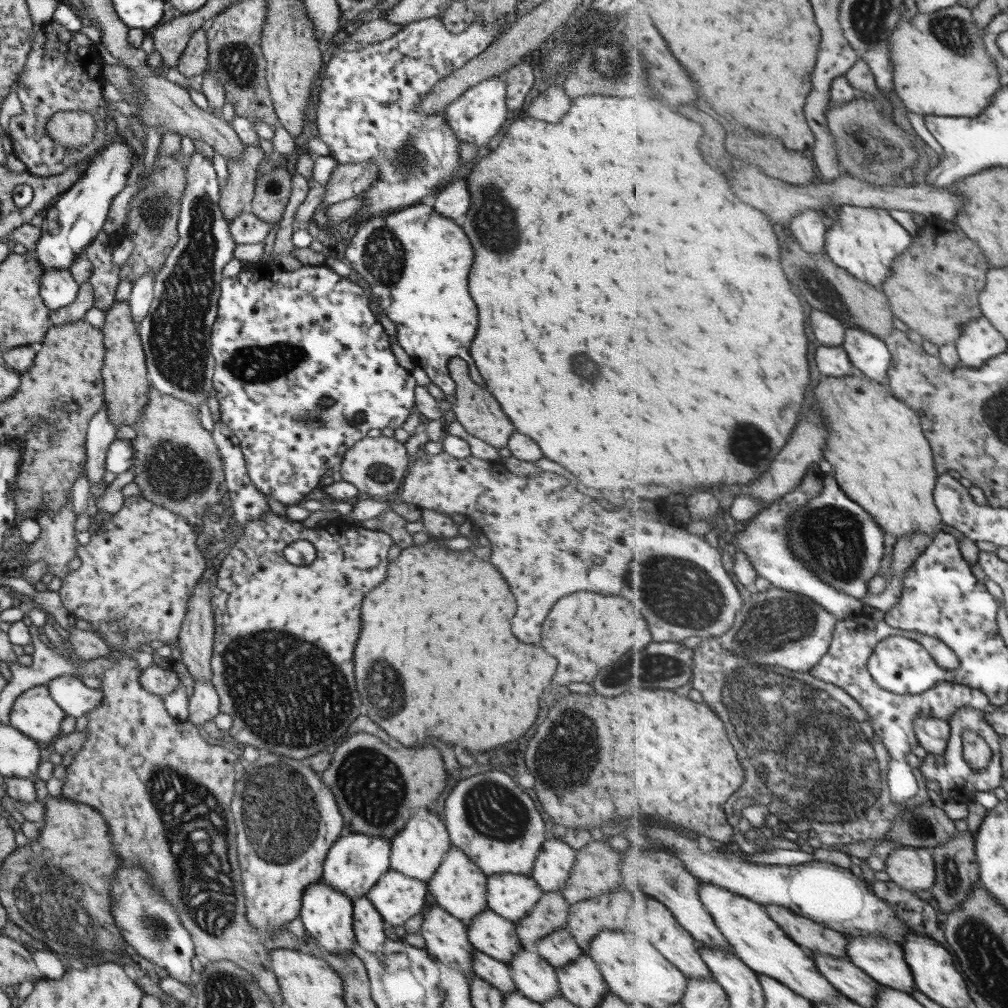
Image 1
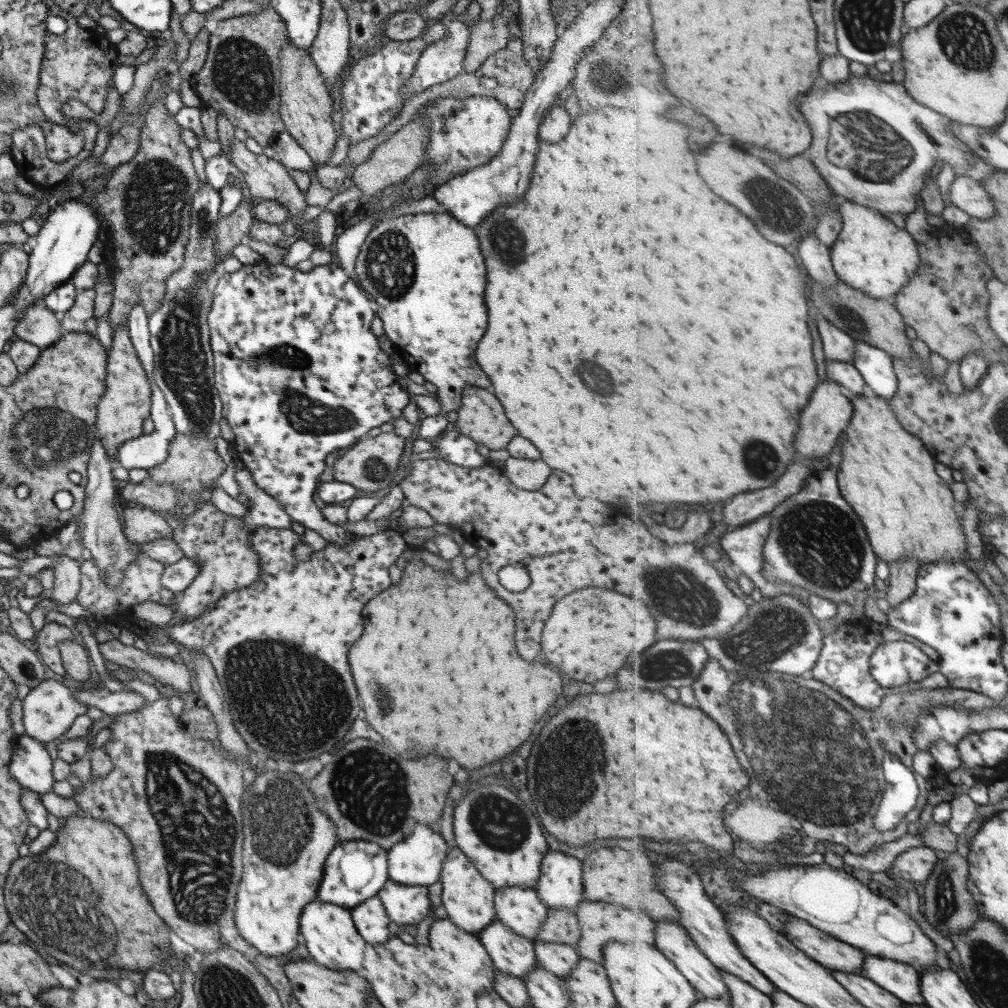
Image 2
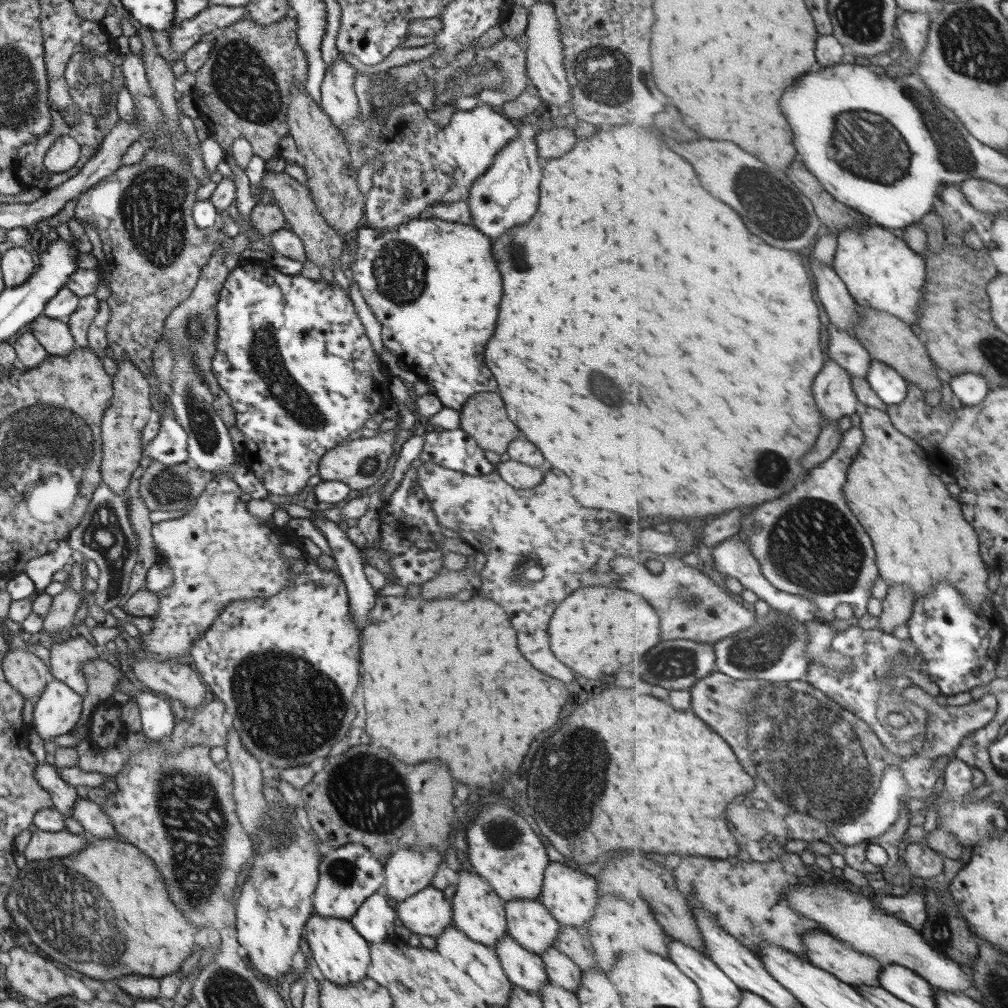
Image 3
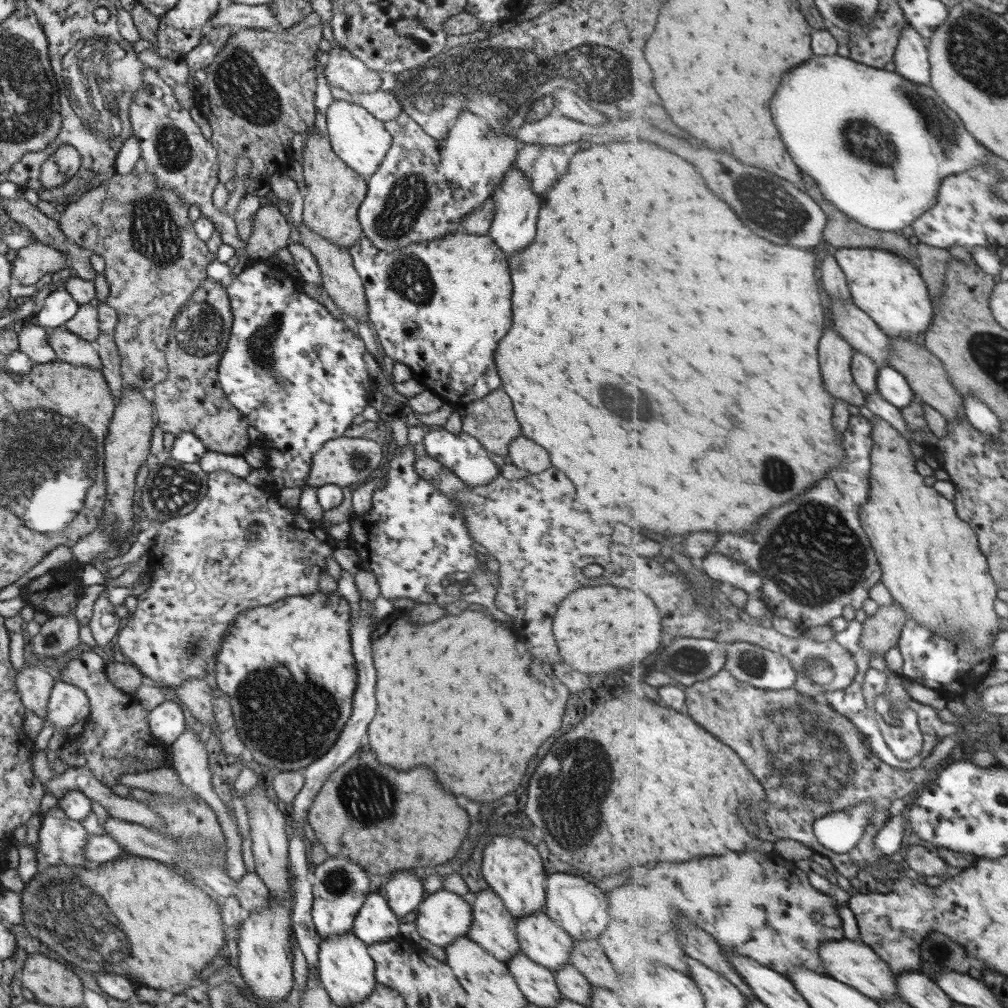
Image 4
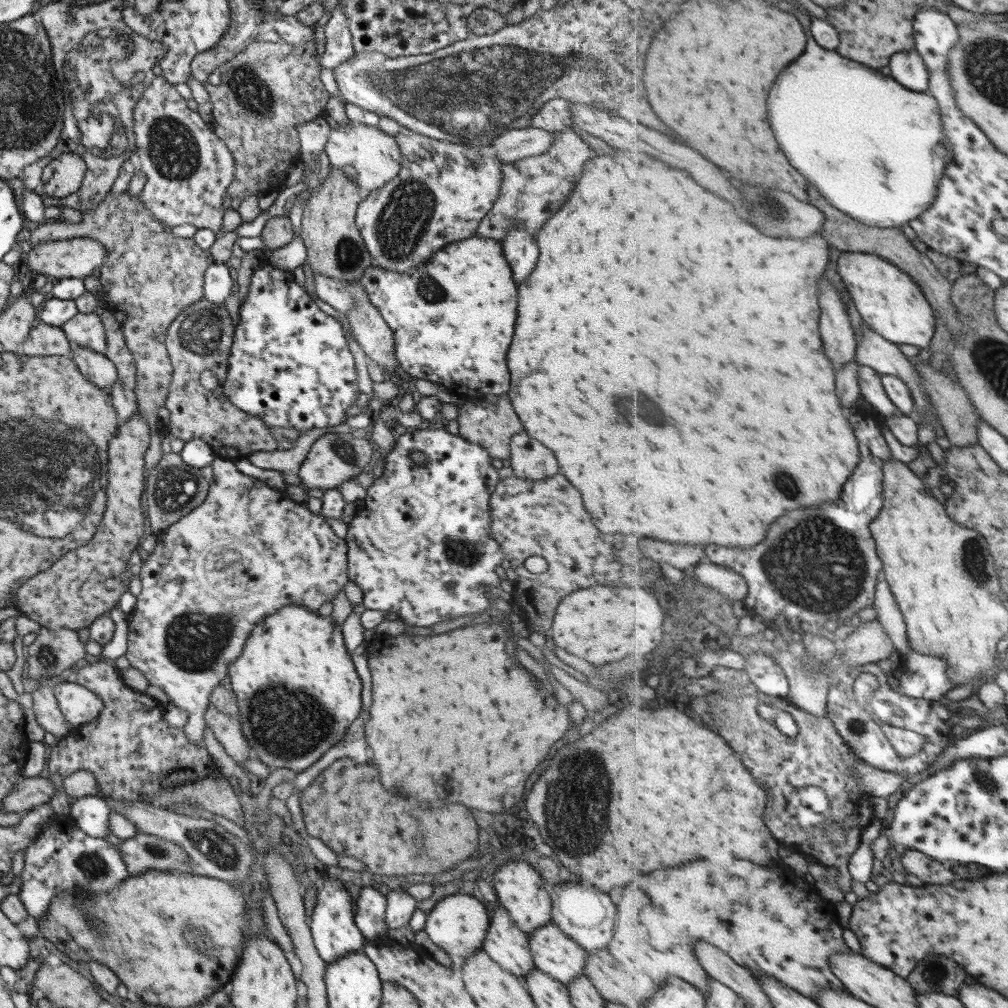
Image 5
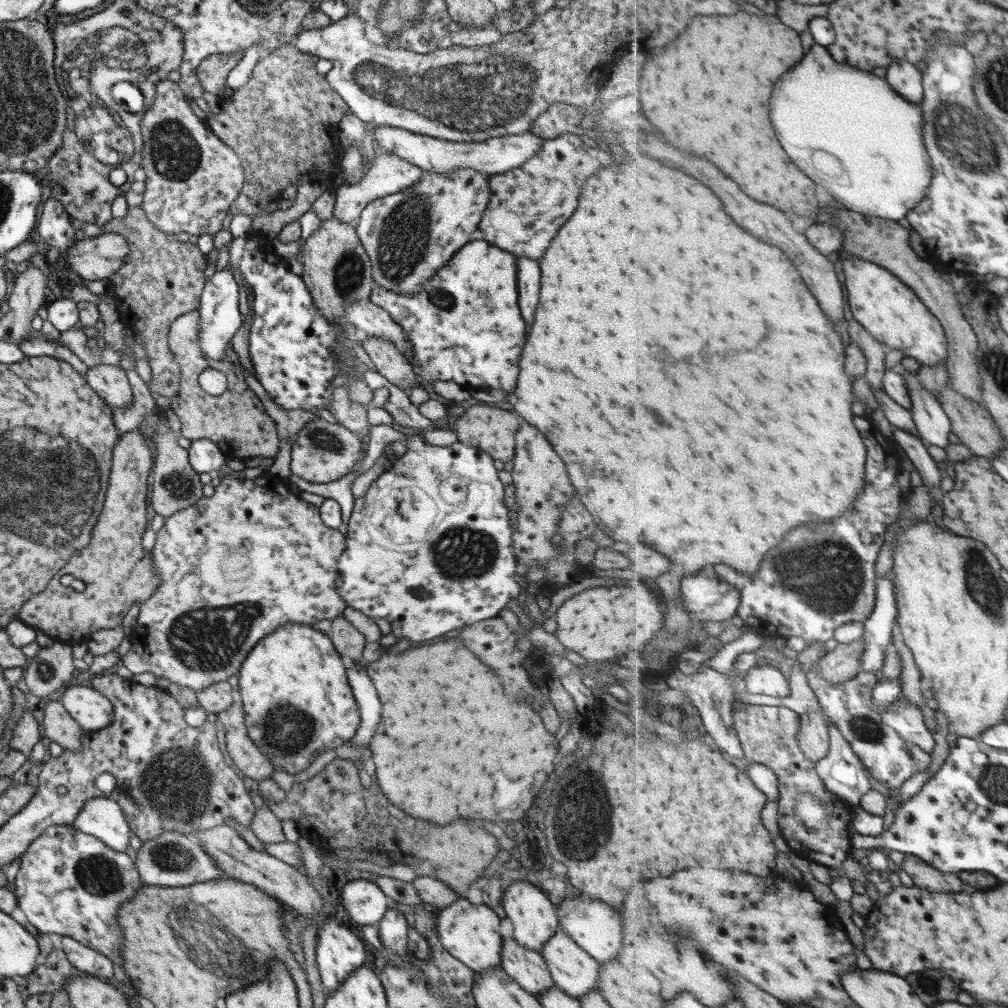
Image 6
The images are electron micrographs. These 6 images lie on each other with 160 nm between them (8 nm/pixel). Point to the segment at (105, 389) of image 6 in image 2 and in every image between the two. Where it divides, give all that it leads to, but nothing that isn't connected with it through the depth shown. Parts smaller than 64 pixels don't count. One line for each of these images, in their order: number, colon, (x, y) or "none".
2: (37, 325)
3: (53, 335)
4: (68, 347)
5: (96, 368)

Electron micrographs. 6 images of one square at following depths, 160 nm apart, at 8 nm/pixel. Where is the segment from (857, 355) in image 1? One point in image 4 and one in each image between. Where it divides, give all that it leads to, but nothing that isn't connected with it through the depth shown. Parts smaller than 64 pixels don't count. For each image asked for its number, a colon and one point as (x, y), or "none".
2: (877, 366)
3: (892, 387)
4: (892, 384)

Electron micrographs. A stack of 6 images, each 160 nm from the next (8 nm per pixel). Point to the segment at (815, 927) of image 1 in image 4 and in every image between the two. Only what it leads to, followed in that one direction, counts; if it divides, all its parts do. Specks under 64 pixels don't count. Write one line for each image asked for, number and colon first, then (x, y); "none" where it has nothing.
2: (835, 954)
3: (825, 950)
4: (857, 964)

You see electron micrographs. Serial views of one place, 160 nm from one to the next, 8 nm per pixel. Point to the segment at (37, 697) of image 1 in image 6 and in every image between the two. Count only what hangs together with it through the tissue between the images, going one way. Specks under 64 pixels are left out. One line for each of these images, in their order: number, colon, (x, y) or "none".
2: (48, 710)
3: (57, 710)
4: (66, 705)
5: (79, 706)
6: (88, 708)

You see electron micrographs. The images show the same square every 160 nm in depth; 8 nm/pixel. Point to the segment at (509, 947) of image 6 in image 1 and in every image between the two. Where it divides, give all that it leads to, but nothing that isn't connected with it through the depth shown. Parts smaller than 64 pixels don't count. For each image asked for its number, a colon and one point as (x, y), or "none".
1: (458, 886)
2: (466, 896)
3: (476, 910)
4: (492, 927)
5: (504, 943)

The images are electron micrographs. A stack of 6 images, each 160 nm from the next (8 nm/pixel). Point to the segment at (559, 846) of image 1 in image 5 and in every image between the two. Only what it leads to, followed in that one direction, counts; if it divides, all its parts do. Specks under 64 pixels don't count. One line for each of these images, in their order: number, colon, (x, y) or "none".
2: (559, 885)
3: (569, 896)
4: (580, 909)
5: (585, 915)

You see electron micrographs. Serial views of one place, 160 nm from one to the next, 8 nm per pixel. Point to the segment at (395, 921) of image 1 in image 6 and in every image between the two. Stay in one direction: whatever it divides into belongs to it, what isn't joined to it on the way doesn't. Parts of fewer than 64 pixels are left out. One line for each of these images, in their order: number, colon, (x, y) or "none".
2: (403, 904)
3: (427, 912)
4: (442, 916)
5: (457, 923)
6: (468, 932)

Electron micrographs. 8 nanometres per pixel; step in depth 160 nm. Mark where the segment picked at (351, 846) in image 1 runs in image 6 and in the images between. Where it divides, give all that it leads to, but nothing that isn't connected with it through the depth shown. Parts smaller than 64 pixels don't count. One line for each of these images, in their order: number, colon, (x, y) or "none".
2: (354, 870)
3: (347, 875)
4: (339, 886)
5: (334, 934)
6: (338, 952)

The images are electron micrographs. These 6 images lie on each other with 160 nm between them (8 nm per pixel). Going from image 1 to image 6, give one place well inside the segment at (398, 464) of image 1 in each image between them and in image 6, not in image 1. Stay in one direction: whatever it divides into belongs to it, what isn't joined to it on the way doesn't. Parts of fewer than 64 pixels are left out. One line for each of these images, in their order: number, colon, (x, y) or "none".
2: (369, 465)
3: (359, 463)
4: (342, 461)
5: (332, 458)
6: (321, 451)

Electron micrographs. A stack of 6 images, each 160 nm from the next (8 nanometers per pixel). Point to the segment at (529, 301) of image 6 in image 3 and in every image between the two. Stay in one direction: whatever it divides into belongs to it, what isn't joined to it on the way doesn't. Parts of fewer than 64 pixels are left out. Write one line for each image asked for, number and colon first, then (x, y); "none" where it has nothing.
3: (506, 194)
4: (515, 205)
5: (519, 250)

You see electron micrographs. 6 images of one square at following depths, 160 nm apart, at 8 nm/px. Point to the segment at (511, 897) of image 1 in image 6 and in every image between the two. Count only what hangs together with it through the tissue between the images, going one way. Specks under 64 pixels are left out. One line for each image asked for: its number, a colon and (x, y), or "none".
2: (519, 909)
3: (528, 922)
4: (539, 938)
5: (554, 953)
6: (573, 971)

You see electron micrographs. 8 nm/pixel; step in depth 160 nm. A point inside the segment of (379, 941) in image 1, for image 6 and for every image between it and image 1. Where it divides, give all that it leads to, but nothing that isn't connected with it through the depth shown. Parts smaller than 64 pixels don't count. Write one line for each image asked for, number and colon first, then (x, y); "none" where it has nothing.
2: (369, 918)
3: (373, 920)
4: (374, 922)
5: (369, 918)
6: (364, 902)

